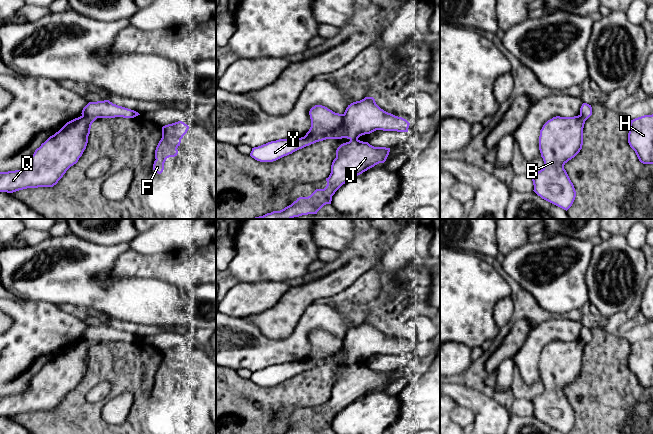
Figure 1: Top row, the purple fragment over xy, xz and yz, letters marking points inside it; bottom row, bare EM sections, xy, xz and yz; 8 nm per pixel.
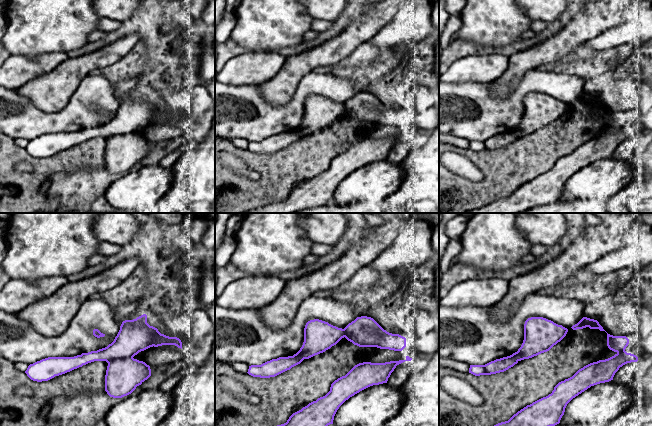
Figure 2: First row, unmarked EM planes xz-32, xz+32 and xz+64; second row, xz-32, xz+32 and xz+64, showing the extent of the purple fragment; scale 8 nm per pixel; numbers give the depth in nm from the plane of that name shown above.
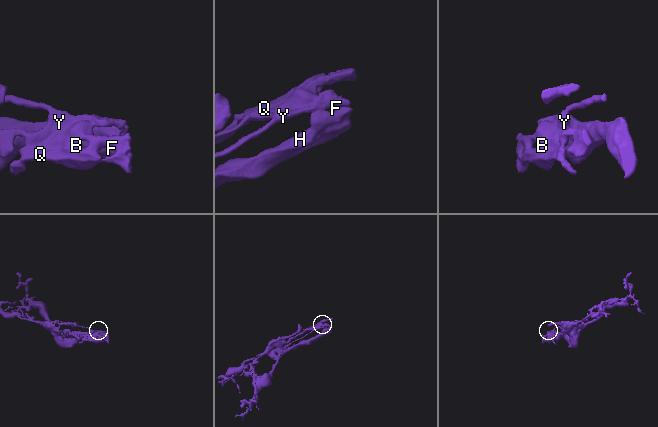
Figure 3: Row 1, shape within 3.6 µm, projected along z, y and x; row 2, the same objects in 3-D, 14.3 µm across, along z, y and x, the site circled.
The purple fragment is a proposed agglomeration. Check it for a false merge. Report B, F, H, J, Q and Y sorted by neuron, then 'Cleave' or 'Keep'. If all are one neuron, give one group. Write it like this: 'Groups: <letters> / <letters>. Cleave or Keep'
Groups: B F H J Q Y. Keep

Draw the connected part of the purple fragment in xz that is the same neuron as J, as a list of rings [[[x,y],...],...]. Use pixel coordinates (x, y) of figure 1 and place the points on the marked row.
[[[365,97],[348,105],[343,114],[335,113],[322,105],[315,105],[309,111],[311,127],[304,137],[292,139],[279,139],[271,141],[258,147],[252,148],[250,156],[260,162],[273,162],[284,156],[326,139],[347,138],[350,141],[341,144],[336,150],[336,158],[331,165],[331,173],[326,178],[327,185],[324,189],[316,189],[308,197],[299,197],[291,205],[280,211],[273,211],[253,219],[292,219],[317,212],[326,204],[331,204],[332,196],[346,182],[362,174],[379,163],[384,163],[389,155],[390,148],[374,147],[368,142],[360,141],[358,138],[370,134],[376,130],[408,132],[410,123],[402,118],[381,109],[373,97]]]

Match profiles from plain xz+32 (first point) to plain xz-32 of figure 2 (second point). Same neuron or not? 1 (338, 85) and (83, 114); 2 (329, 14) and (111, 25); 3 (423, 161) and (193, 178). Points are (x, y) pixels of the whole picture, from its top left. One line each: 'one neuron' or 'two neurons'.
1: one neuron
2: two neurons
3: one neuron

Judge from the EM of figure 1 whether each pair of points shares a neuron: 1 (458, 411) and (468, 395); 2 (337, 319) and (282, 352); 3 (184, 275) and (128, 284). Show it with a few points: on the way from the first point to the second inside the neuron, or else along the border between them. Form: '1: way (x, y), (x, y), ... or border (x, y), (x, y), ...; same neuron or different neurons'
1: border (457, 404), (467, 407), (473, 413), (473, 423); different neurons
2: way (323, 319), (315, 319), (296, 338); same neuron
3: border (135, 276), (161, 279), (180, 288); different neurons

